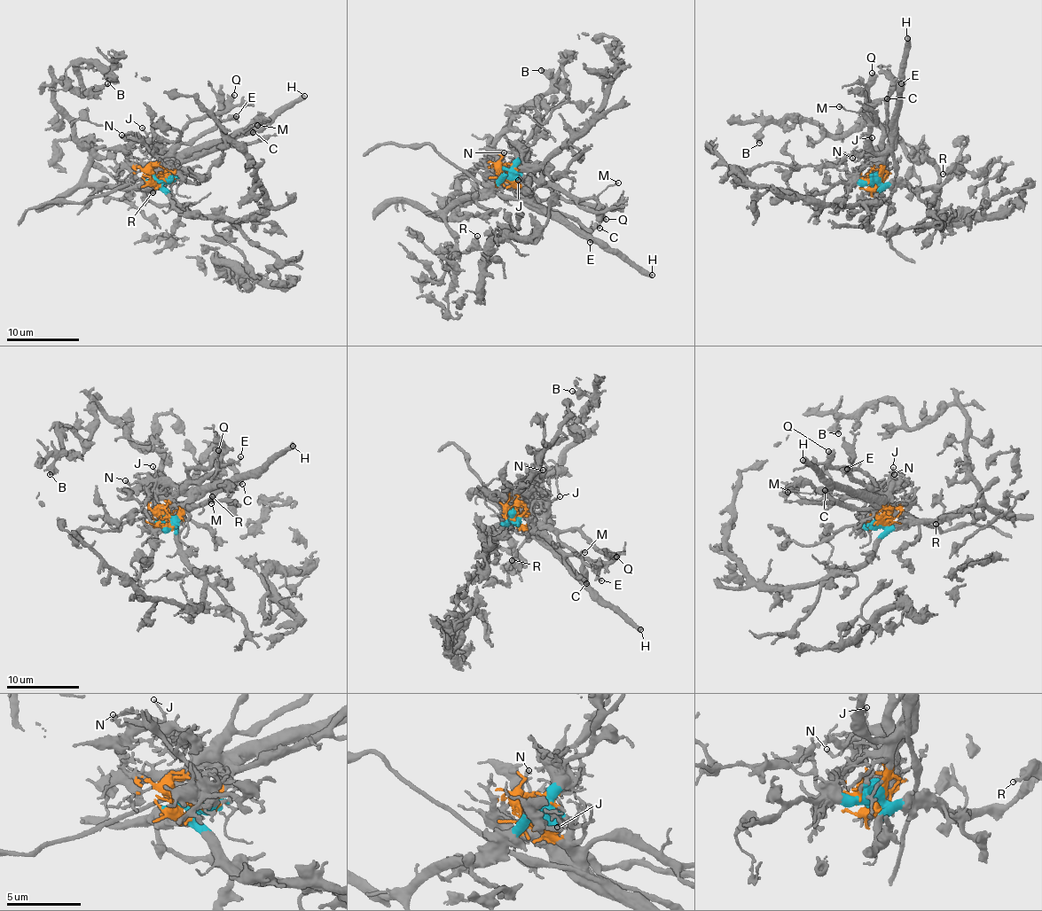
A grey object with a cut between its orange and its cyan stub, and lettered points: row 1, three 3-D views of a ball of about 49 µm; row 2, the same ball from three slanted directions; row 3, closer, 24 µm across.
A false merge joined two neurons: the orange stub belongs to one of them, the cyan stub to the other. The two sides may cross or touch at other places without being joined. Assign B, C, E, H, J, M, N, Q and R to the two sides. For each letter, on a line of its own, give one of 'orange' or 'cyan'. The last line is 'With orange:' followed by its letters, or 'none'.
B: cyan
C: orange
E: orange
H: orange
J: orange
M: orange
N: orange
Q: orange
R: cyan
With orange: C, E, H, J, M, N, Q

